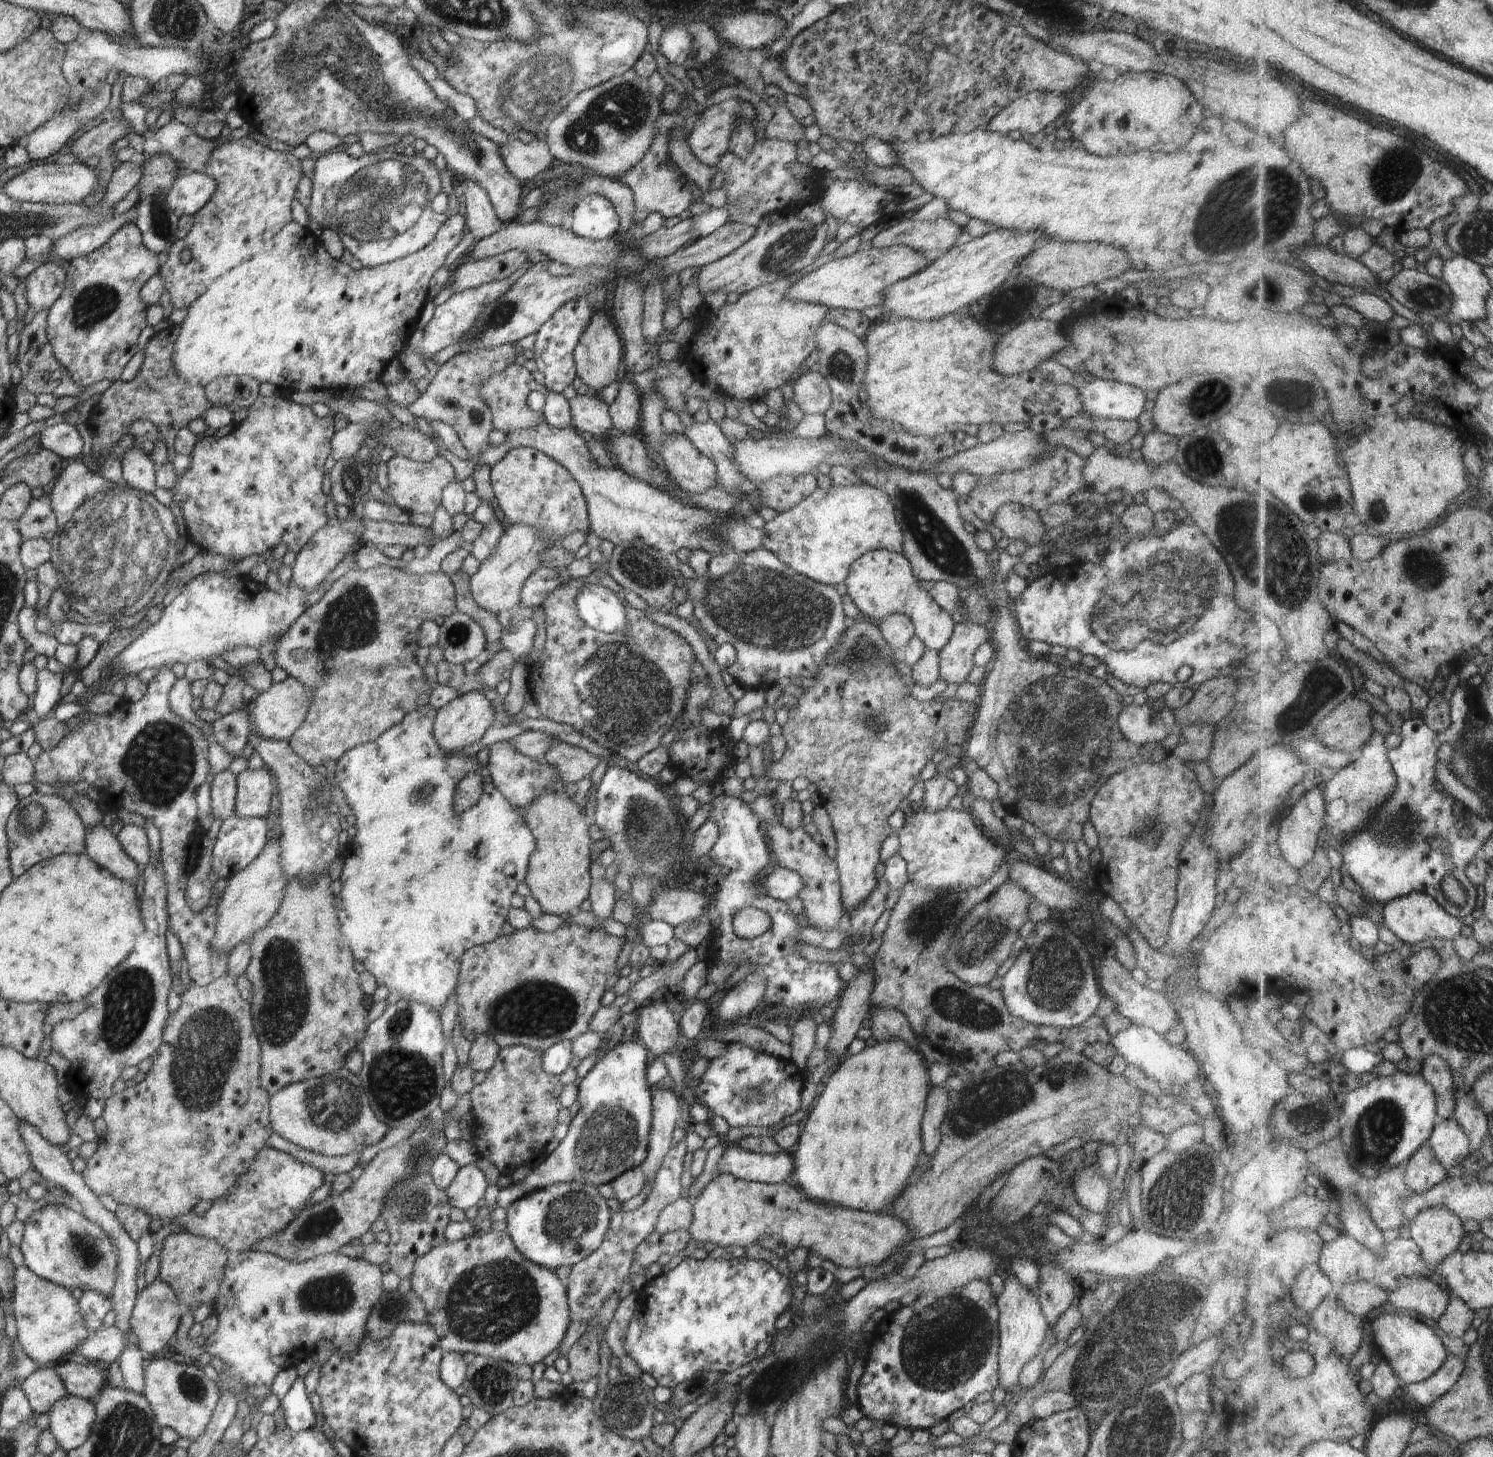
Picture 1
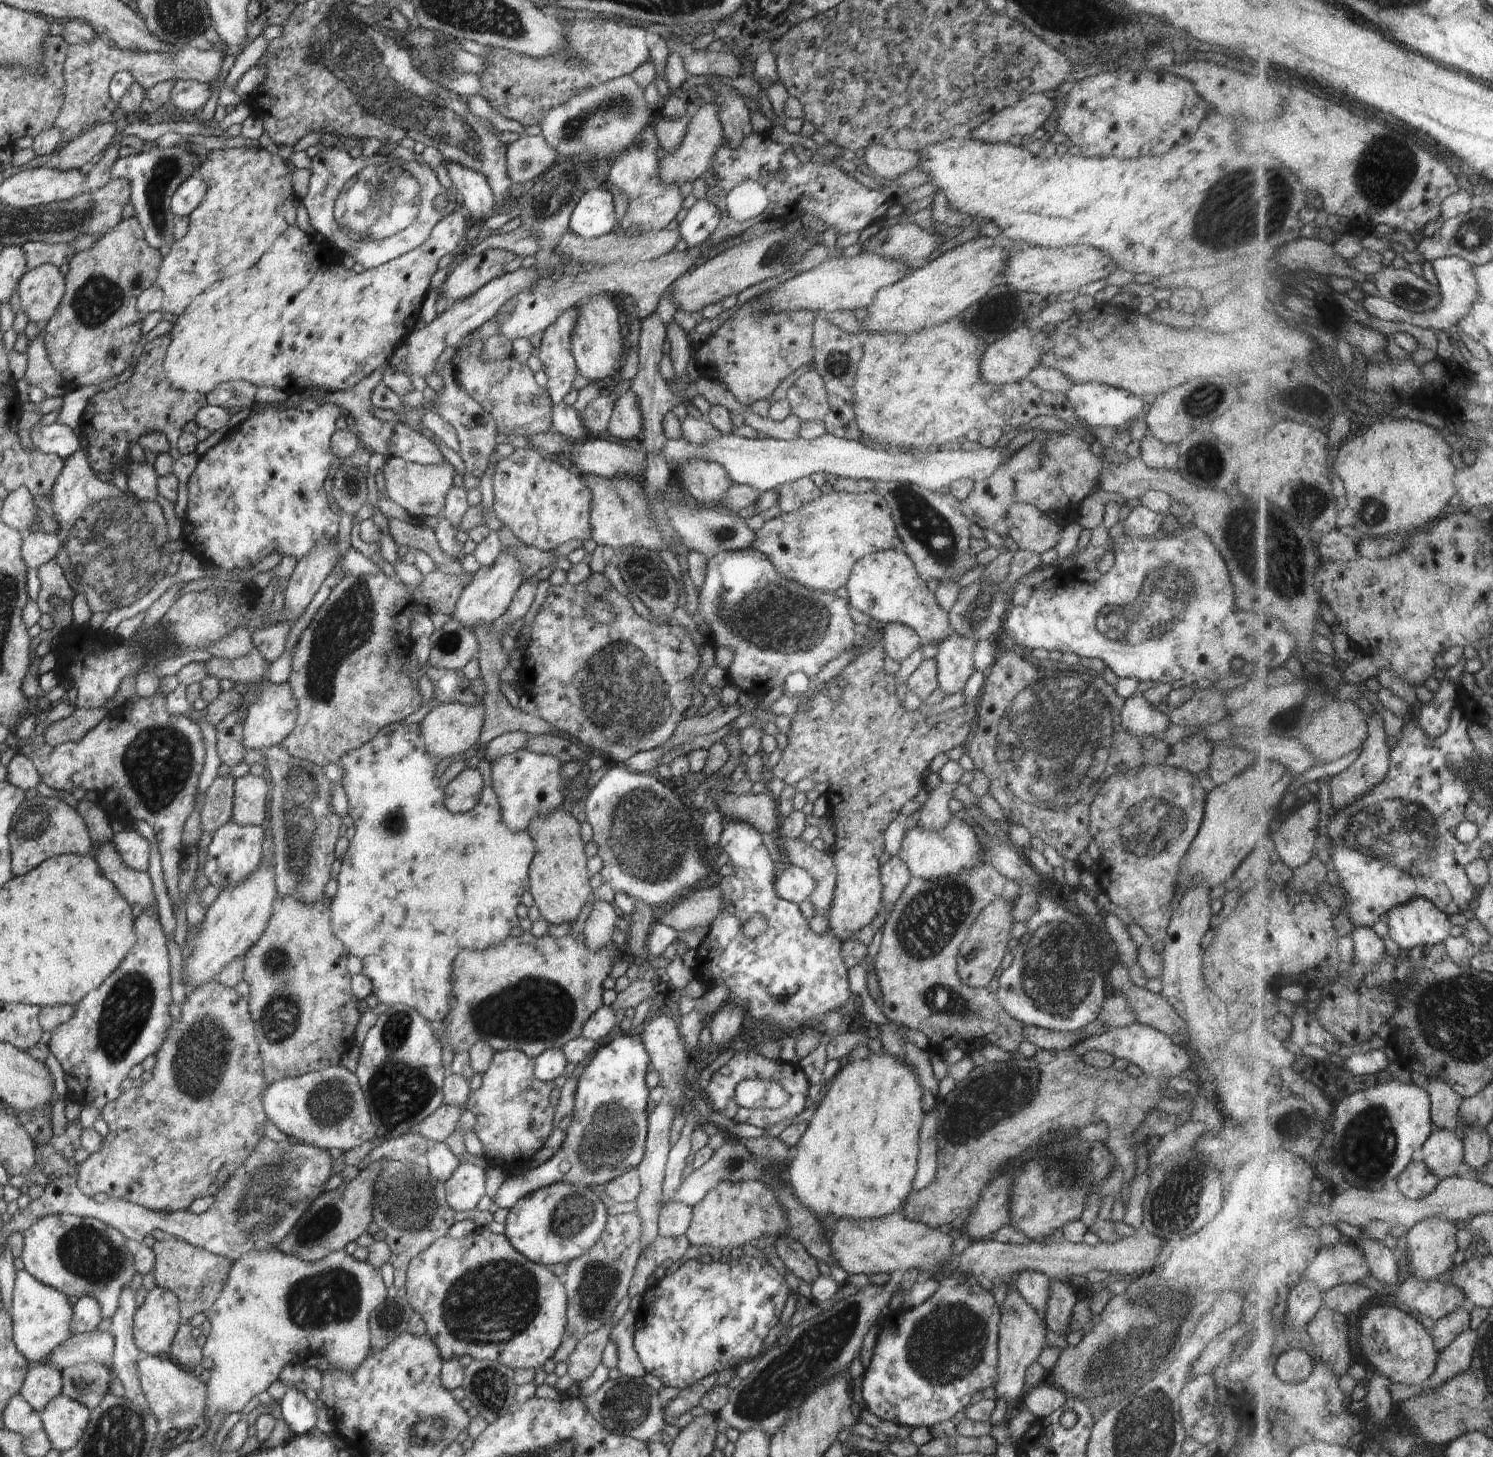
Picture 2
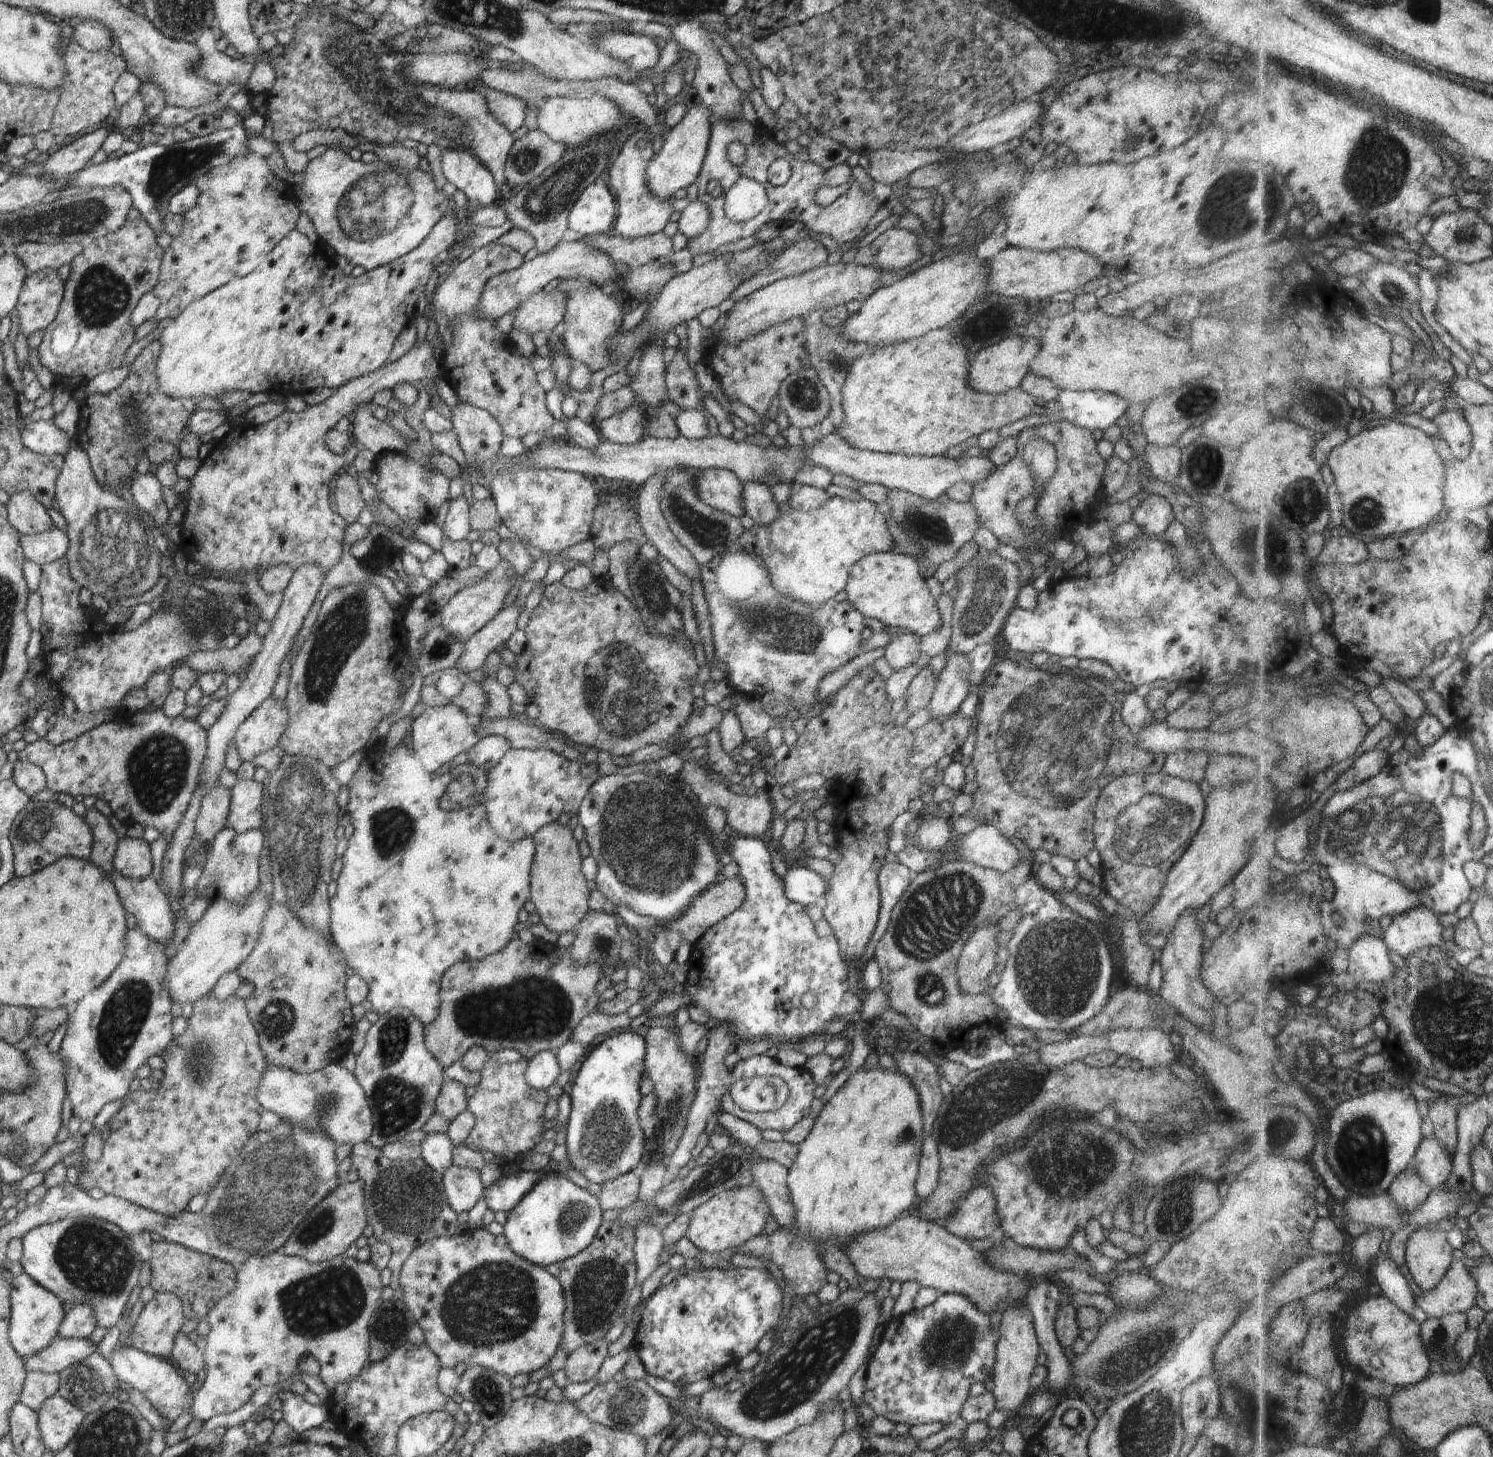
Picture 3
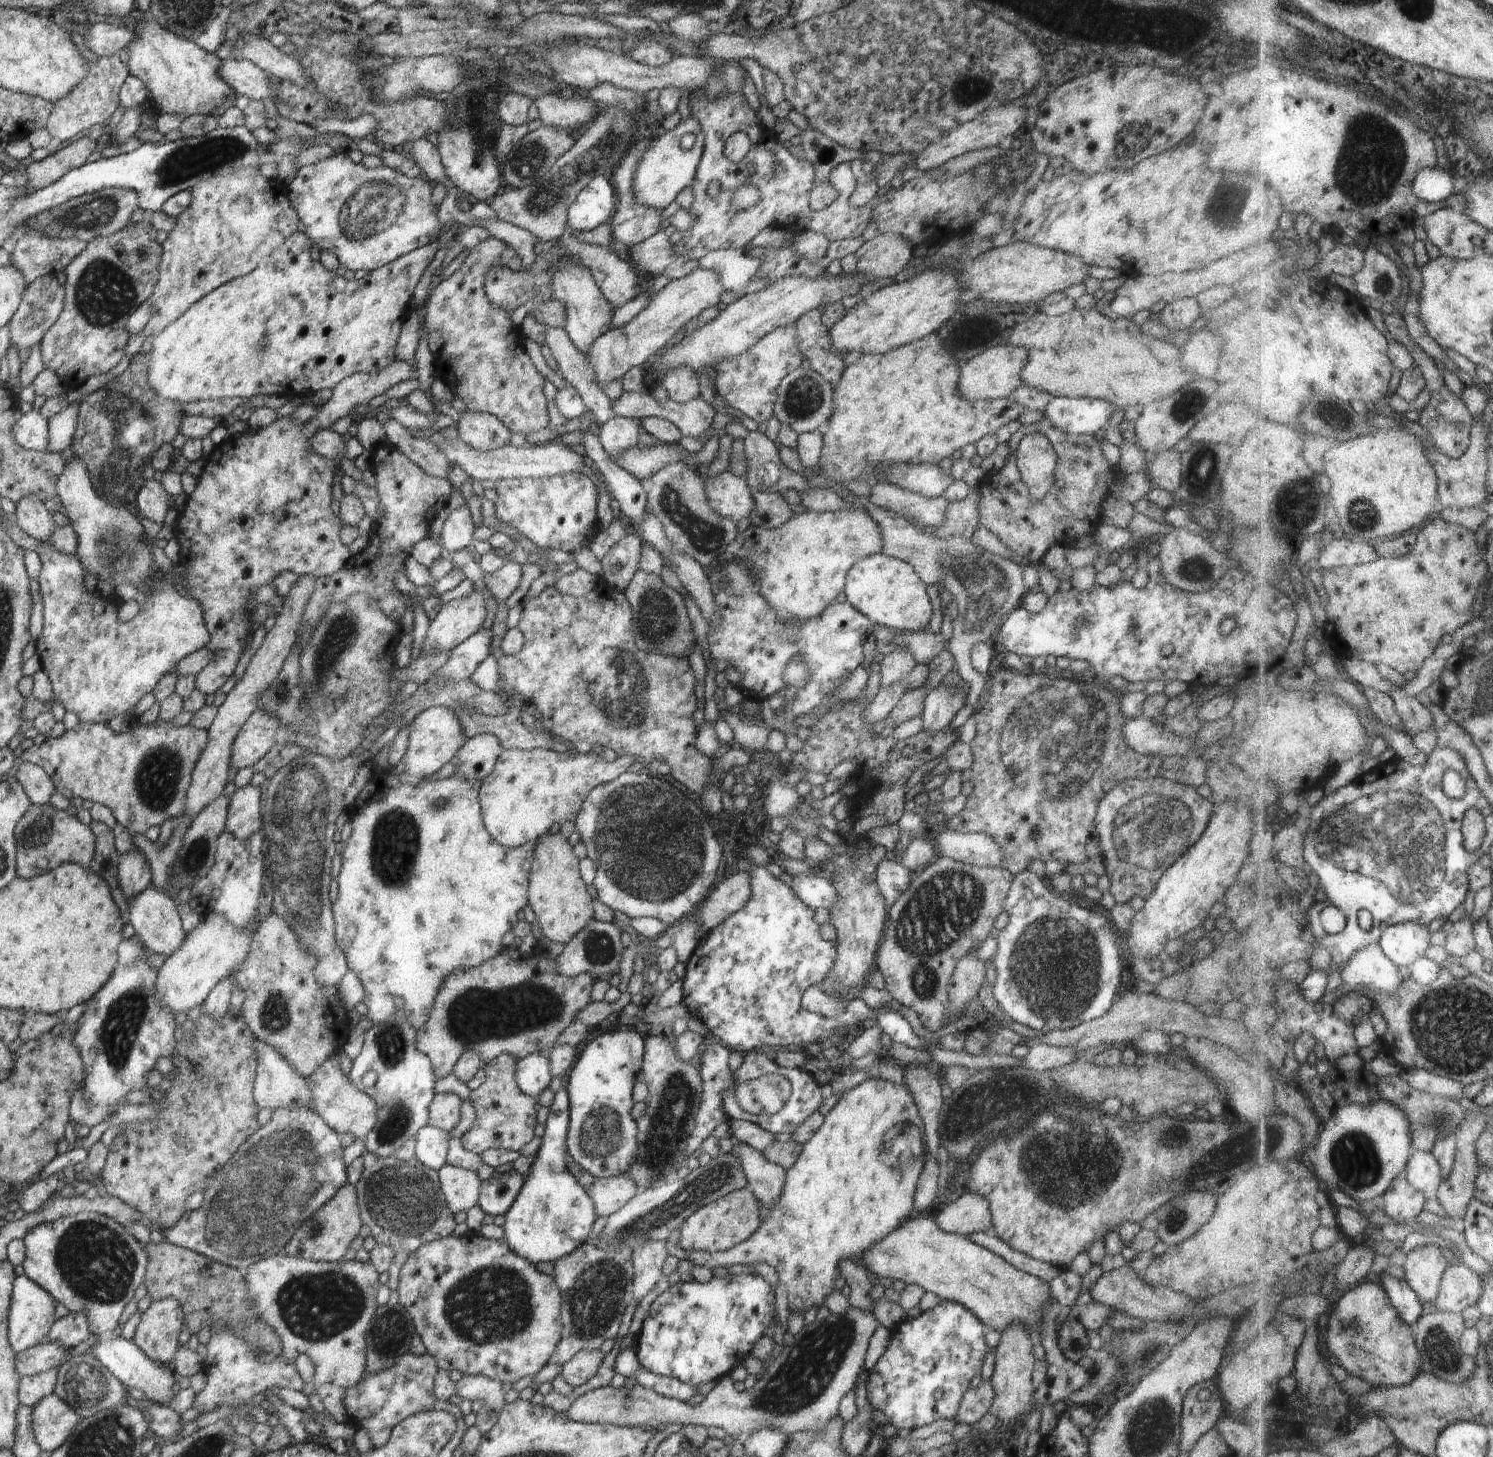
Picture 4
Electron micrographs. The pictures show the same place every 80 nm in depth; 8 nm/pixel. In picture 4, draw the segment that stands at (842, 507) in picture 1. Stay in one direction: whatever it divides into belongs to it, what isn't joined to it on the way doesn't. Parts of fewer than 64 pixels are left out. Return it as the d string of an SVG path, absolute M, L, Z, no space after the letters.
M864 507L837 511L805 511L795 514L780 526L771 529L761 529L753 524L737 534L728 545L724 555L716 559L716 564L722 561L742 561L744 564L754 562L752 572L757 576L762 594L773 606L779 619L796 617L809 619L819 615L826 606L836 600L840 592L845 592L847 572L852 565L864 557L878 554L883 549L883 536L878 523L869 515Z

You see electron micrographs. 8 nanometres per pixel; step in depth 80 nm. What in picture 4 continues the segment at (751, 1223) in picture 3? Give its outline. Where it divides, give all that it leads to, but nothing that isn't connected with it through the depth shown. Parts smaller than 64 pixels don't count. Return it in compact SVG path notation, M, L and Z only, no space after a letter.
M746 1186L729 1192L714 1202L706 1203L702 1208L694 1211L694 1214L691 1214L681 1225L679 1247L685 1252L722 1252L747 1241L760 1228L763 1220L757 1196Z

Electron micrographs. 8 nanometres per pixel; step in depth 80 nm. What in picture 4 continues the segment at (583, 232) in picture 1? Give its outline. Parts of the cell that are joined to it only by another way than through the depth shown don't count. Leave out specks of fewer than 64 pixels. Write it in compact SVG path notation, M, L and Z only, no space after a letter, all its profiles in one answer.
M603 175L595 176L568 207L567 224L575 231L591 231L604 225L616 208L616 192Z

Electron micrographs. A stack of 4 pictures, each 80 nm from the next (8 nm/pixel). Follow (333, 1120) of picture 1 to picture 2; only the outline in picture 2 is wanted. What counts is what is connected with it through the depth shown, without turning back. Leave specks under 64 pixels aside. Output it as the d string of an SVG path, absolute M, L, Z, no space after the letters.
M341 1064L299 1077L284 1077L273 1082L263 1094L263 1107L268 1121L273 1122L285 1136L298 1143L335 1152L346 1152L365 1142L373 1142L377 1136L377 1126L372 1120L365 1096L356 1073Z

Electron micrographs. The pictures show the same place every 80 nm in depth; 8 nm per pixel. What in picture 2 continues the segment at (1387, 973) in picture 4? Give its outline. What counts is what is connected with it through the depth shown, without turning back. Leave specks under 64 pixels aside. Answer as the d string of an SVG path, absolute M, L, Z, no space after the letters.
M1362 925L1354 928L1352 934L1355 944L1355 962L1365 965L1366 974L1371 971L1383 958L1386 952L1386 942L1373 927Z

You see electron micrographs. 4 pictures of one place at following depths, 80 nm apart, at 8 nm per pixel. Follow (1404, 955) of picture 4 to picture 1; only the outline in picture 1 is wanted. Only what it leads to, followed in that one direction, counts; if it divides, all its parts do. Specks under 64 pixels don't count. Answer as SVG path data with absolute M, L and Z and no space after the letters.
M1413 892L1389 902L1381 910L1387 926L1398 936L1399 940L1416 944L1428 938L1445 938L1458 940L1464 932L1461 918L1450 914L1433 896L1423 892Z

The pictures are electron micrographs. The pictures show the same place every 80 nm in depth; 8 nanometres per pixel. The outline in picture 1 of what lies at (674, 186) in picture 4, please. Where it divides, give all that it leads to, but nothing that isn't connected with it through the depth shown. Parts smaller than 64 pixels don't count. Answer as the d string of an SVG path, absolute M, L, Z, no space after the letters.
M742 98L724 100L714 106L705 108L704 112L701 112L699 115L698 120L693 126L693 131L687 138L691 153L705 165L716 167L718 161L729 150L729 139L739 126L741 122L740 117L753 126L753 122L756 122L756 118L758 118L758 109Z

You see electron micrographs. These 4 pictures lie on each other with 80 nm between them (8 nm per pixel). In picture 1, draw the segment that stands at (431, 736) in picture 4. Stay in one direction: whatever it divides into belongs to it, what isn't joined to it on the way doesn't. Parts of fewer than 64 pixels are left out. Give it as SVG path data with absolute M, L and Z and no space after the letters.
M469 691L437 710L433 724L436 742L447 751L462 751L480 745L484 732L495 724L495 708L482 691Z

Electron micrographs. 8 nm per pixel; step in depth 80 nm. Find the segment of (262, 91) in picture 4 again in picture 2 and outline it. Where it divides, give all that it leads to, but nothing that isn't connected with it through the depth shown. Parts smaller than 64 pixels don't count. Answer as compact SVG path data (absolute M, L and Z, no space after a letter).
M96 37L91 43L69 45L67 57L63 64L63 79L65 93L63 105L55 120L54 127L58 127L64 134L72 133L74 124L84 124L99 108L105 107L108 99L110 79L120 71L129 72L136 83L144 89L150 88L163 80L192 79L201 83L209 83L220 76L224 49L217 46L209 51L199 51L191 46L179 48L171 55L167 52L131 51L118 47L110 47L104 37Z

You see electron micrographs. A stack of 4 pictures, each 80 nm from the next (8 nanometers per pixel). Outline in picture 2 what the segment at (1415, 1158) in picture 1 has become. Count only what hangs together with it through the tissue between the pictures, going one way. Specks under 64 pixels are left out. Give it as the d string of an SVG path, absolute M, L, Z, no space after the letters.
M1414 1161L1398 1178L1400 1190L1411 1199L1421 1199L1433 1193L1441 1182L1426 1161Z

